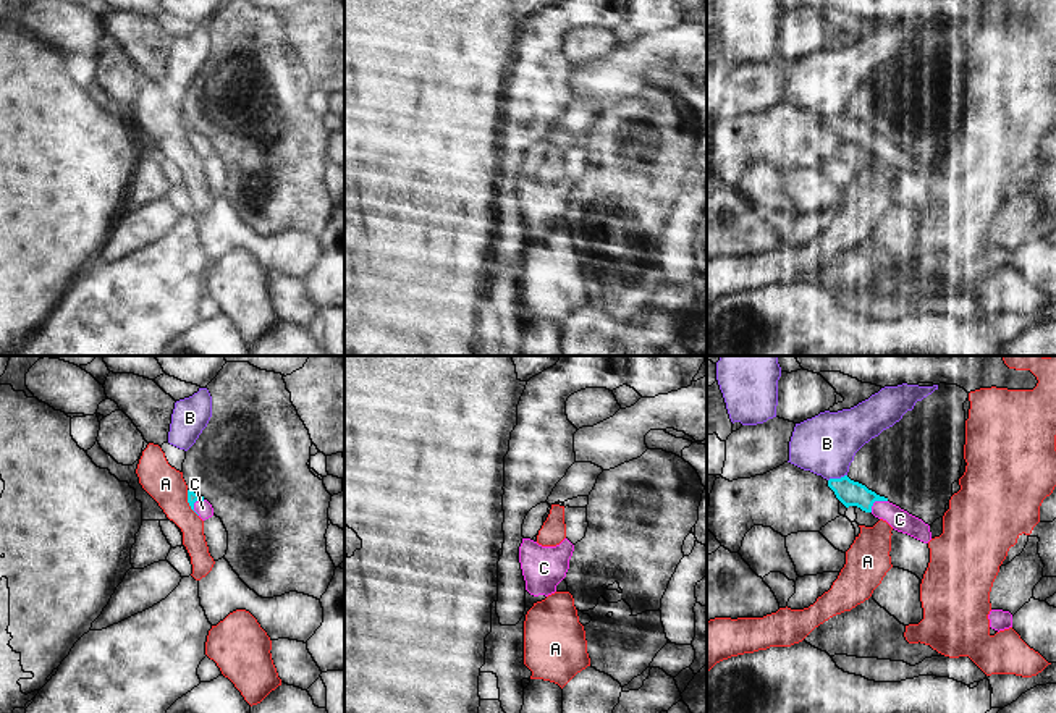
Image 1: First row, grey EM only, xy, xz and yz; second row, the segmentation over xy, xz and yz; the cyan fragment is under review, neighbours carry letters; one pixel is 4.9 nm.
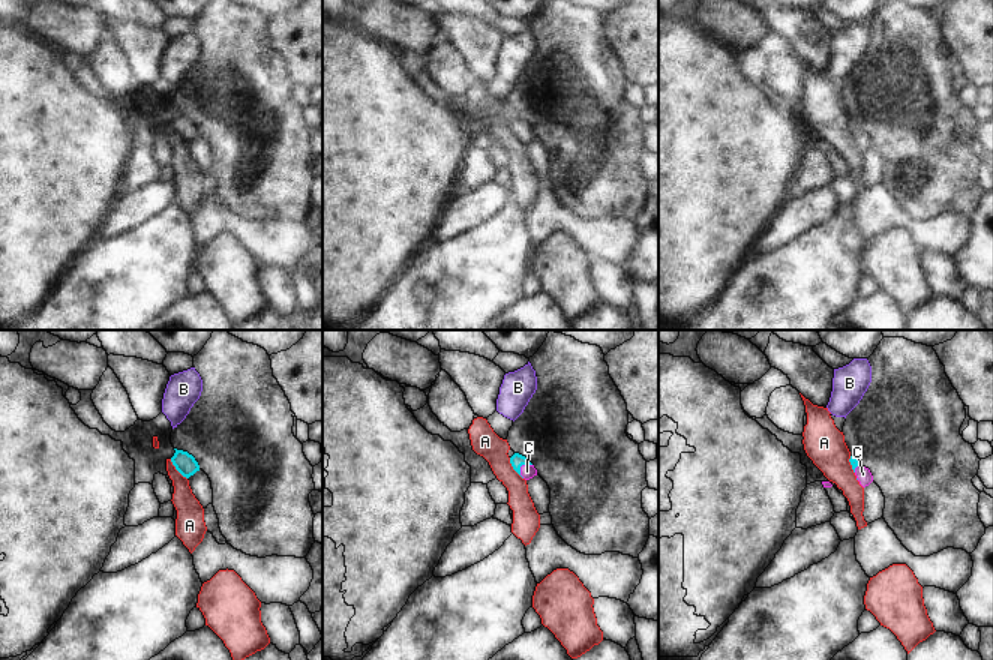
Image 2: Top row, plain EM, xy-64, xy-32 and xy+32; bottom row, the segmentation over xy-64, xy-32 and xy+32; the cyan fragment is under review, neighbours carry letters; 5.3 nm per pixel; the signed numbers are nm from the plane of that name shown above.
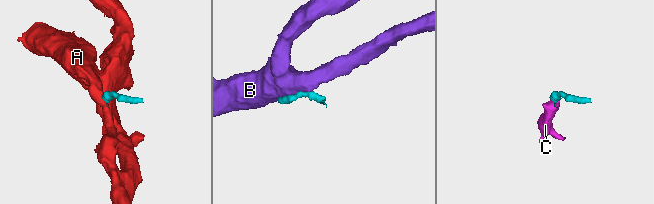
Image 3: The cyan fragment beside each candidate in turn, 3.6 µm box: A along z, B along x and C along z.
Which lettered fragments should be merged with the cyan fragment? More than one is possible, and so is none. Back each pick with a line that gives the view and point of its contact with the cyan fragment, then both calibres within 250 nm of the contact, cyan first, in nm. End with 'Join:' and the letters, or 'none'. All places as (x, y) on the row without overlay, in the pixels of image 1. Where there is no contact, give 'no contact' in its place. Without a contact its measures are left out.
C: yz (875, 138) | 130/110 nm
Join: C

